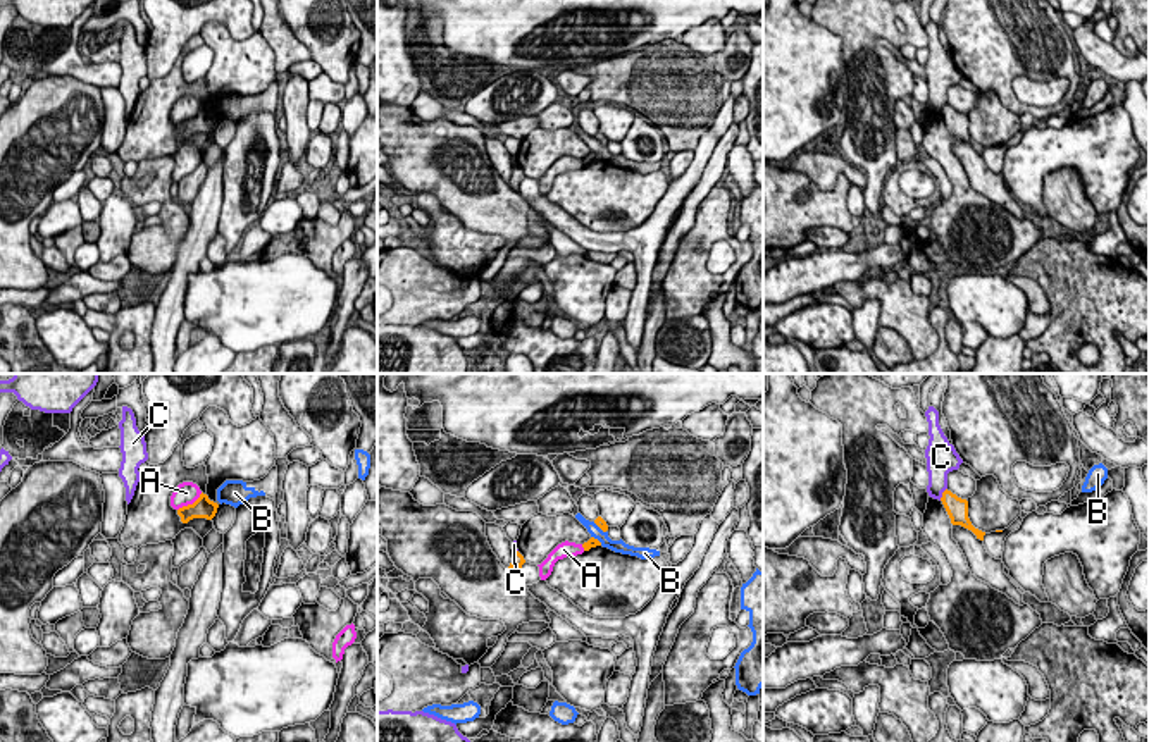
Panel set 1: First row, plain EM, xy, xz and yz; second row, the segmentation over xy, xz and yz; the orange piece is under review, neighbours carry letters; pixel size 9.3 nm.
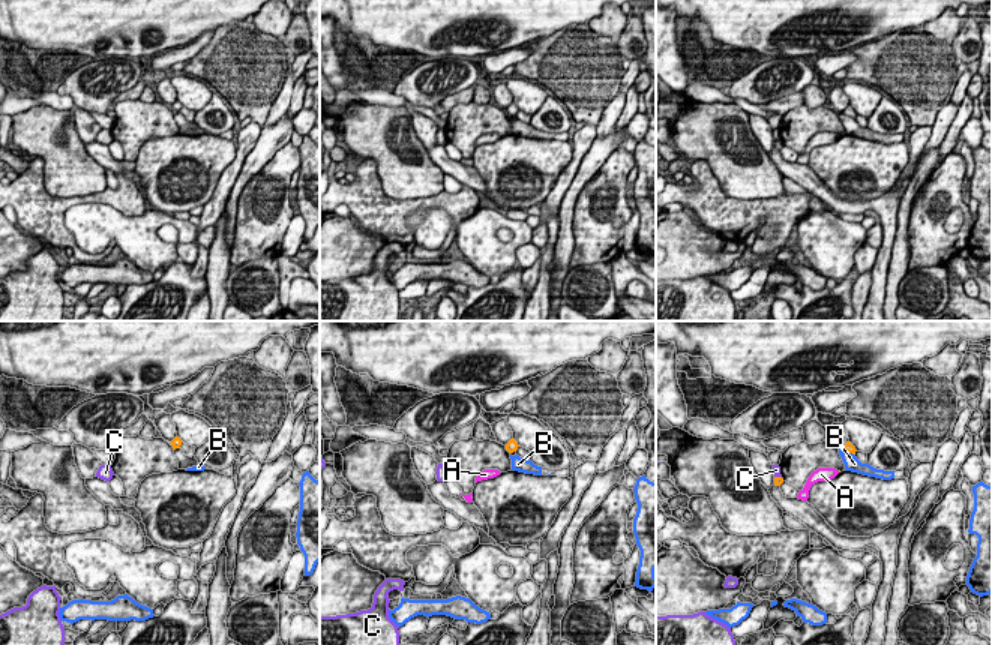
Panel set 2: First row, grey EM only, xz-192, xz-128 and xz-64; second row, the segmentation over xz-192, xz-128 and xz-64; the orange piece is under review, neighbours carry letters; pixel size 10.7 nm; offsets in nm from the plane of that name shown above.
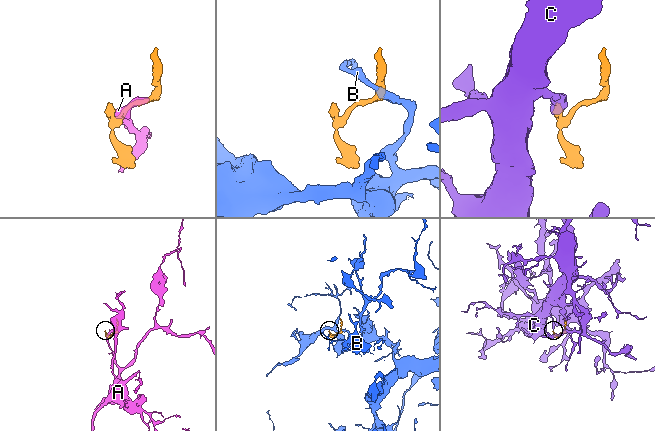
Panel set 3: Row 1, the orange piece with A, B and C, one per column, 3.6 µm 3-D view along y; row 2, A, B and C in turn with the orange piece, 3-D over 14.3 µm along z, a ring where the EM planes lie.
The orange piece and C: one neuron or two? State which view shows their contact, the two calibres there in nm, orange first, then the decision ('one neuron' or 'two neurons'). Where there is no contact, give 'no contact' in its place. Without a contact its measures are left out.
meets orange in yz; 200 nm thick on the orange side, 200 nm on the other; two neurons

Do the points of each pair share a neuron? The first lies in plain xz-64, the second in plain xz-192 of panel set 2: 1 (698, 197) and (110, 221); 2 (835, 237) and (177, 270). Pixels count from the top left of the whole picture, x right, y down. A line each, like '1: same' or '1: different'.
1: different
2: different

